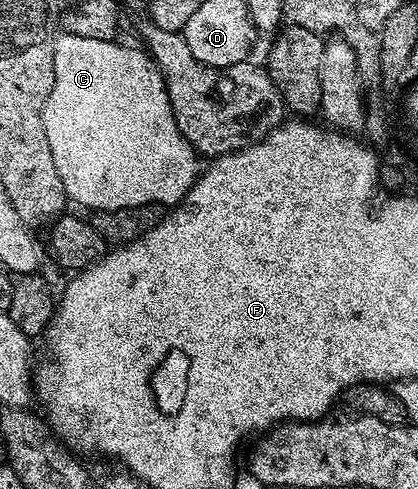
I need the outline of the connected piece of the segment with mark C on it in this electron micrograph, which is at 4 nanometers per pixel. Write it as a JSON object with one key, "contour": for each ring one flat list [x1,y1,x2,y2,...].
{"contour":[[66,33,58,34,53,40,55,85,51,85,51,93,43,109,43,129,47,133,47,145,51,145,51,157,55,157,55,169,59,169,59,177,65,186,66,196,72,202,74,199,81,207,89,207,90,212,123,209,148,203,176,205,193,188,193,182,199,174,199,166,197,167,199,156,177,127,161,70,140,46,137,47,124,47,121,41,95,41,91,37,77,37]]}

